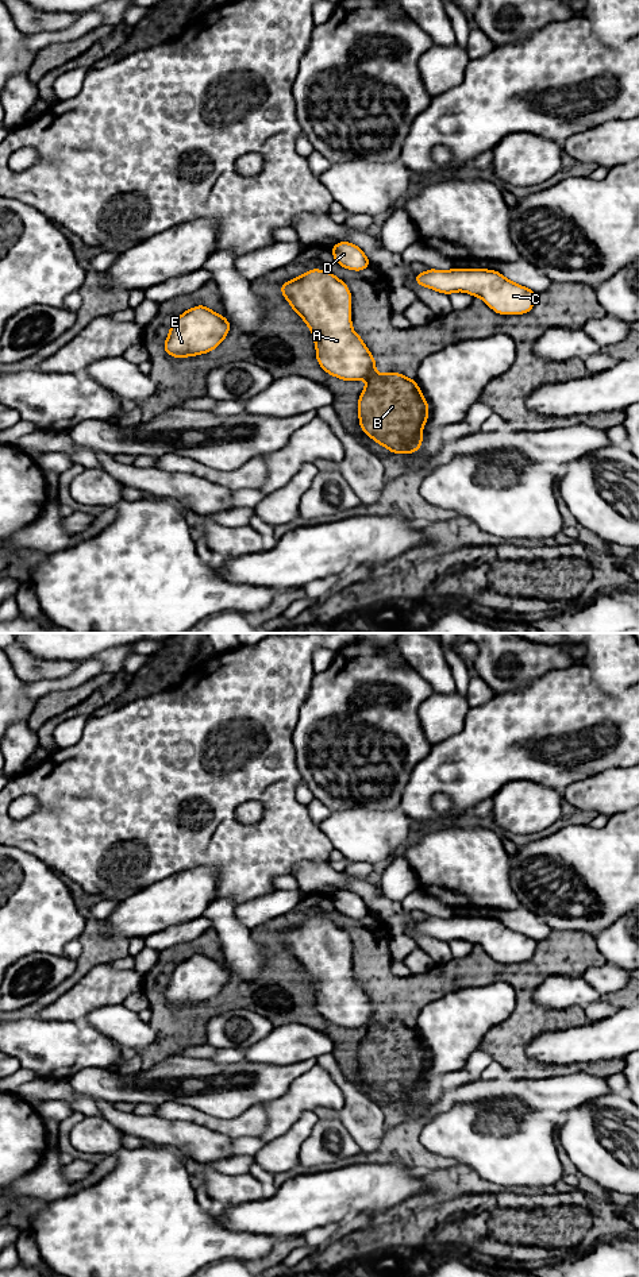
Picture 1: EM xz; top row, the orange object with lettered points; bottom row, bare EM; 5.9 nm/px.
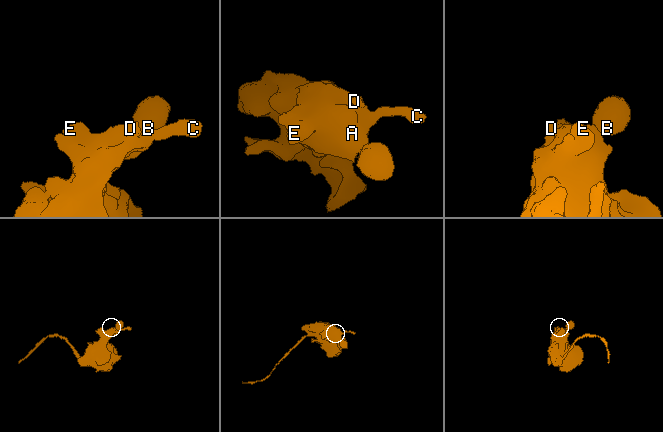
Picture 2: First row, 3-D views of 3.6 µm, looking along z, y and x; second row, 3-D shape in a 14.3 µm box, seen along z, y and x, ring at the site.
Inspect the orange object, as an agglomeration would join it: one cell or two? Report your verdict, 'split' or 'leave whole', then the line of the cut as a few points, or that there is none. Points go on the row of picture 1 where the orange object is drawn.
split | xz (374, 370), (368, 378)

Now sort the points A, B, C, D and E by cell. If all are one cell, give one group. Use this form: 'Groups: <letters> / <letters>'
Groups: A C D E / B

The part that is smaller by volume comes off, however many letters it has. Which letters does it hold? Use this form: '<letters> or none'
B

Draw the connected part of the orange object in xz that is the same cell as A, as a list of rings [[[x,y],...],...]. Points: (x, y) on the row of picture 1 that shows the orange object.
[[[312,269],[281,283],[282,297],[312,332],[322,369],[339,379],[361,381],[376,371],[376,360],[351,325],[349,286],[326,270]]]

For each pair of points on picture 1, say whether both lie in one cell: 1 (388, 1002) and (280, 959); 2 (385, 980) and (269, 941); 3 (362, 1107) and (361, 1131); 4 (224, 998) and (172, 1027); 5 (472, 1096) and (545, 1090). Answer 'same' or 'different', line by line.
1: same
2: same
3: same
4: same
5: same

